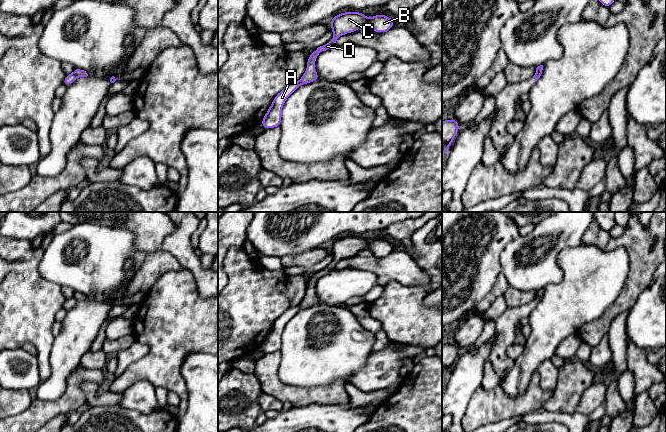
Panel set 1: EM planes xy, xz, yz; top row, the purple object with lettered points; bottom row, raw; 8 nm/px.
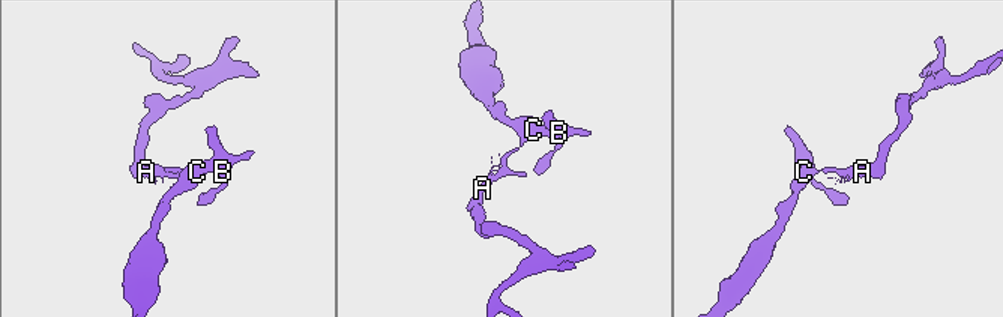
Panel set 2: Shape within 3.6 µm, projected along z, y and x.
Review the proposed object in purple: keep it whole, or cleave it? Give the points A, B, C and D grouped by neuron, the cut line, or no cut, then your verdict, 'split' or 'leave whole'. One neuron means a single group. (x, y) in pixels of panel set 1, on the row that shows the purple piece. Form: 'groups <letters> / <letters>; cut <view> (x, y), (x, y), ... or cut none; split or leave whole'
groups A / B C D; cut xy (73, 73), (77, 76); split

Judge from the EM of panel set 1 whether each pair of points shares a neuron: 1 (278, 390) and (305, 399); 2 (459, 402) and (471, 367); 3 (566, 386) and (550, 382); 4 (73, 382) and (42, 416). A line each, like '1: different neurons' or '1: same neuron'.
1: same neuron
2: same neuron
3: different neurons
4: same neuron

